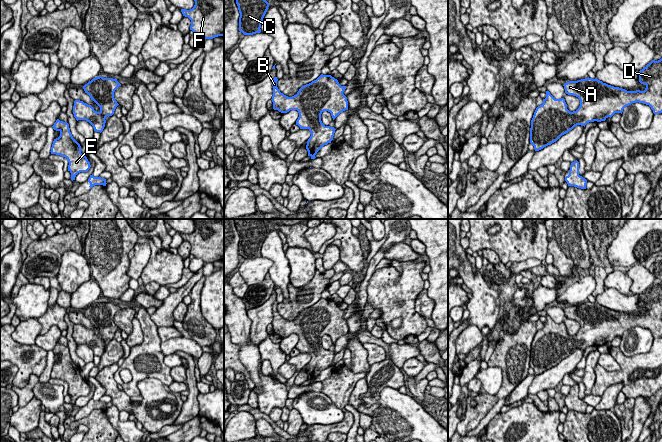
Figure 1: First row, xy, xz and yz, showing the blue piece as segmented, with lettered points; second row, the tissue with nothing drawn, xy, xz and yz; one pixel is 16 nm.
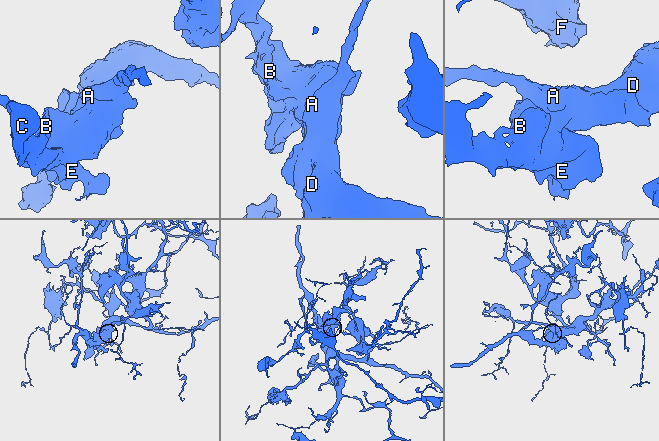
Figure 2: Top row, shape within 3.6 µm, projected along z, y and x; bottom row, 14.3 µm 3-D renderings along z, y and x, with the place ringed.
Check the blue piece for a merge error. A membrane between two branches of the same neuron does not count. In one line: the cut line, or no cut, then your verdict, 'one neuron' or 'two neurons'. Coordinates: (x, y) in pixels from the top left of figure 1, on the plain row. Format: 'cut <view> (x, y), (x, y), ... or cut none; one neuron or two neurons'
cut none; one neuron

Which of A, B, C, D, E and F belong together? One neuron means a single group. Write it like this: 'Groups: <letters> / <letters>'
Groups: A B C D E F

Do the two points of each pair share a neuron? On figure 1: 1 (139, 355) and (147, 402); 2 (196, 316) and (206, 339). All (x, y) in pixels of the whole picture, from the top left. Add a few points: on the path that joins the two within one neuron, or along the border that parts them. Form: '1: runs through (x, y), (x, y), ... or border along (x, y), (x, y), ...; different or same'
1: border along (136, 384), (146, 378), (157, 378), (166, 385); different
2: runs through (196, 322), (196, 325), (204, 333); same

